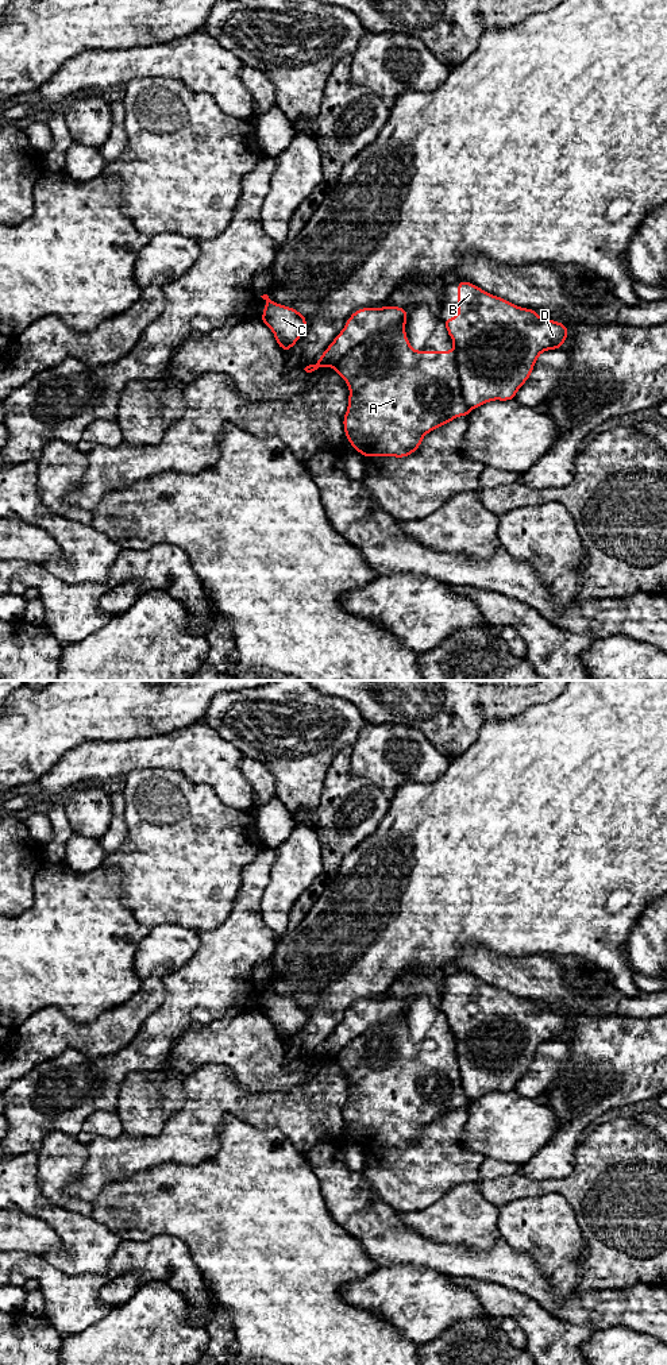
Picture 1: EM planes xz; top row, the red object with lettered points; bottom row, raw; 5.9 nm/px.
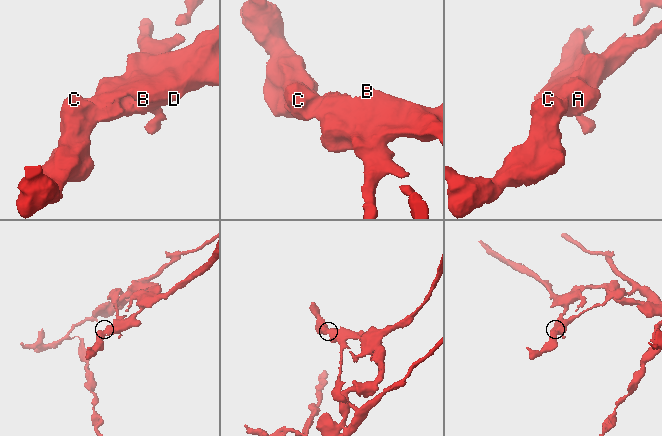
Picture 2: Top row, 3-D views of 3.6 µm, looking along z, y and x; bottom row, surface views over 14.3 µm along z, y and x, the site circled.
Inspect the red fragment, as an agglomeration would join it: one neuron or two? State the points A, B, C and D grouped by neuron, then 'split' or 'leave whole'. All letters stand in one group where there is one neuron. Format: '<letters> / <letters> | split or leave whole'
A / B C D | split

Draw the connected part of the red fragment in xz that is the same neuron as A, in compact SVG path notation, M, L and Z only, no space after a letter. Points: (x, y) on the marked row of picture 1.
M401 327L362 340L334 369L350 387L346 439L365 458L406 458L428 432L471 412L462 396L455 350L415 351Z

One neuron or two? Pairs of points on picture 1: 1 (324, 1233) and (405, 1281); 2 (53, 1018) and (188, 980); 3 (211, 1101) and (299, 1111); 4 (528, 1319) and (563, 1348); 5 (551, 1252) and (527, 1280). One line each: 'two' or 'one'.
1: two
2: two
3: one
4: one
5: two

